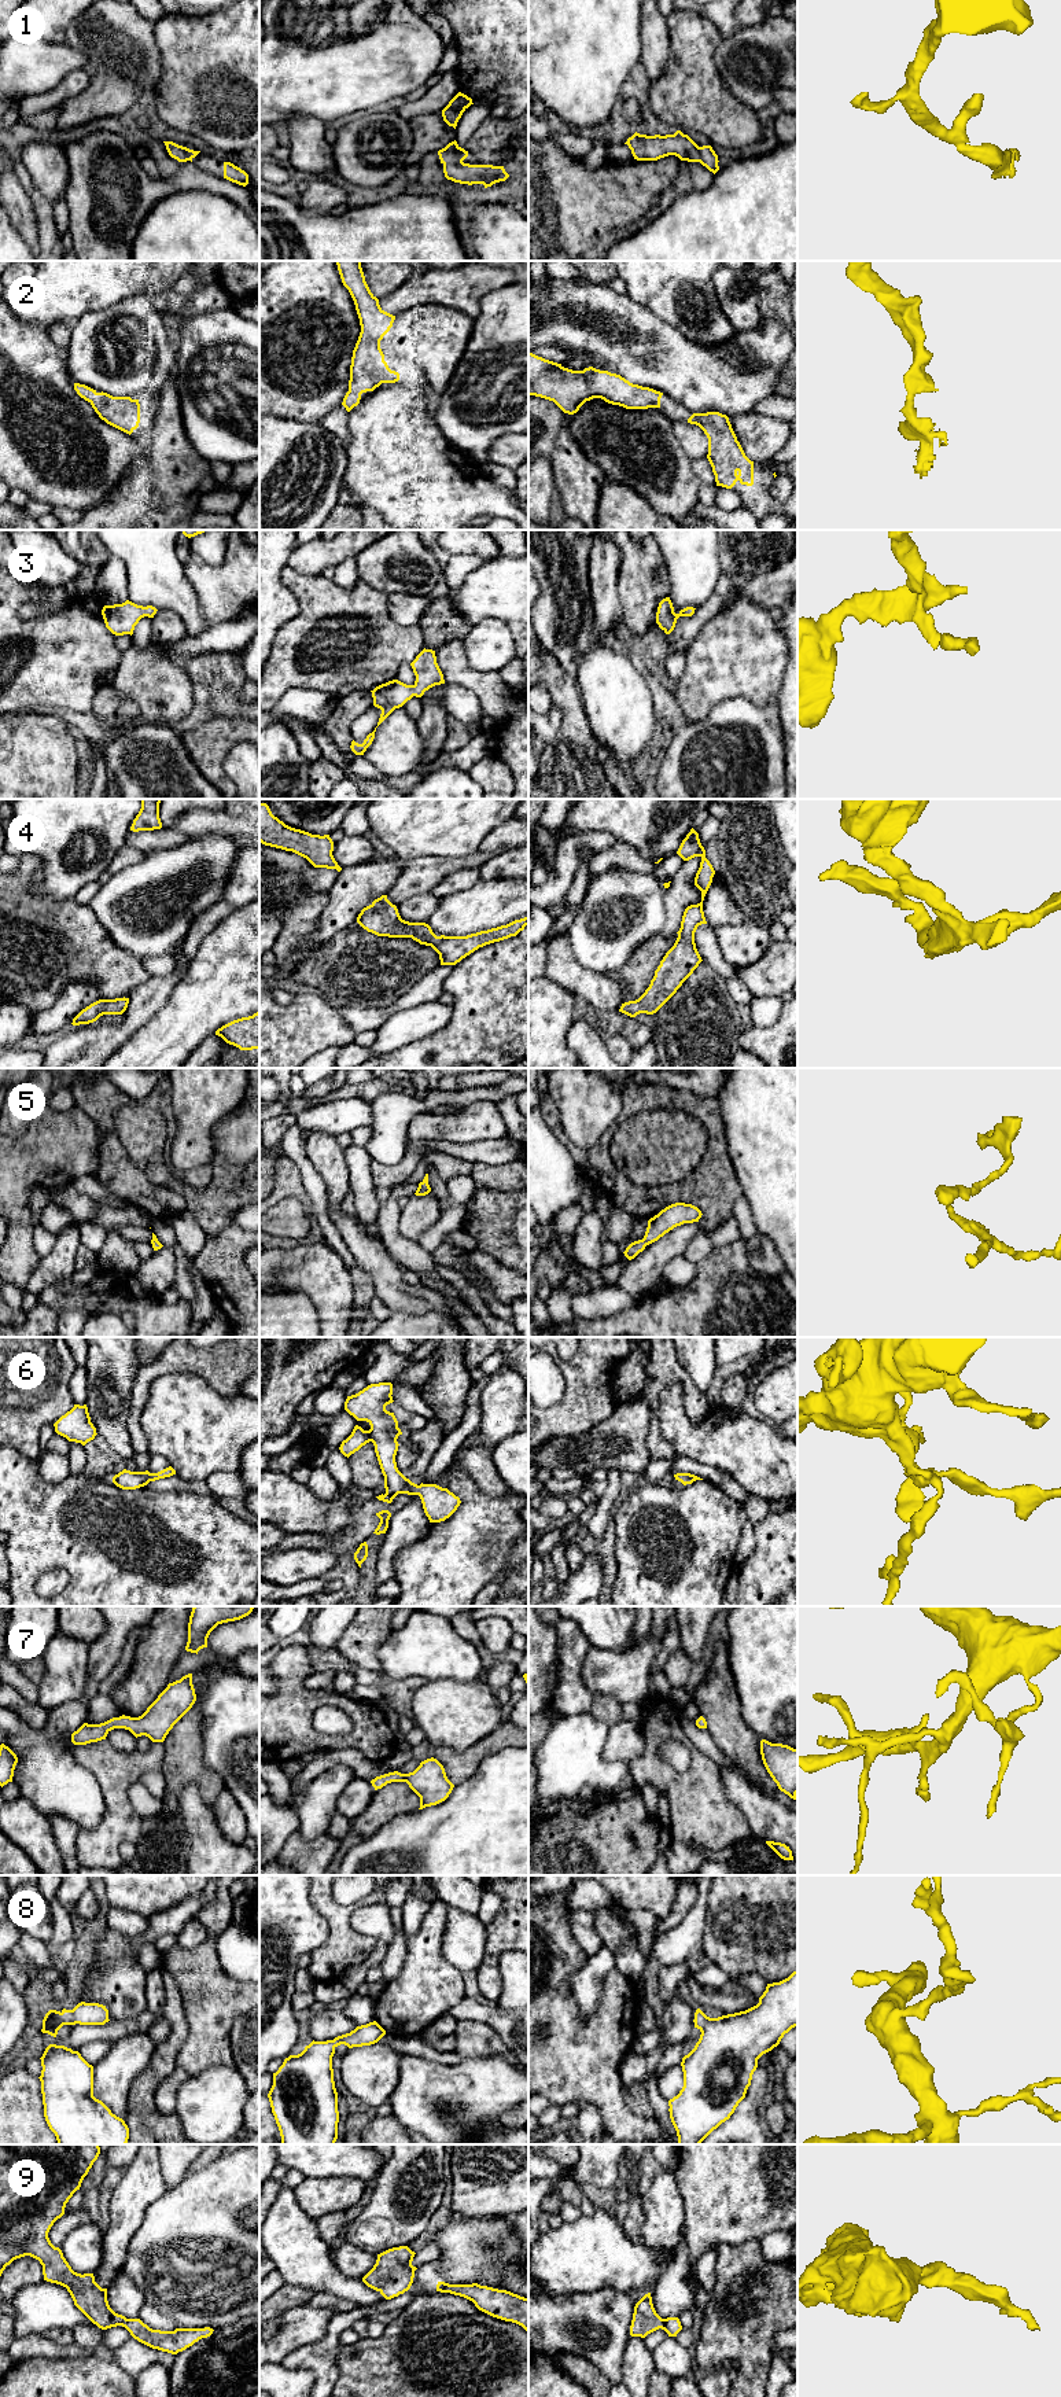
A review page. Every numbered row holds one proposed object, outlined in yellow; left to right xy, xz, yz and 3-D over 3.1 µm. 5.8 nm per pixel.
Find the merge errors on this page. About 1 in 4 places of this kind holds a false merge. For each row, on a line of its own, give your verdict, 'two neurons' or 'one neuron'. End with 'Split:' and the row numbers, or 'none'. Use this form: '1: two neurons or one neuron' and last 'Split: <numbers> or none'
1: one neuron
2: one neuron
3: one neuron
4: one neuron
5: one neuron
6: one neuron
7: one neuron
8: one neuron
9: one neuron
Split: none

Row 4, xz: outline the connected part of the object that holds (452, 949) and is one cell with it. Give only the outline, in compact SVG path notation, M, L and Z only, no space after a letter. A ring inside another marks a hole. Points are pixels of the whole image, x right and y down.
M382 895L361 910L357 923L377 936L412 938L420 945L431 946L439 954L441 965L456 965L479 947L516 936L528 925L528 916L467 936L436 936L425 923L402 920L397 906L387 899L387 895Z

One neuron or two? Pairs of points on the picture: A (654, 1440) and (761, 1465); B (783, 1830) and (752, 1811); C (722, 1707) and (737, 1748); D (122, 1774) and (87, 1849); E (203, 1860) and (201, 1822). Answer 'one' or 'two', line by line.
A: two
B: one
C: one
D: one
E: one

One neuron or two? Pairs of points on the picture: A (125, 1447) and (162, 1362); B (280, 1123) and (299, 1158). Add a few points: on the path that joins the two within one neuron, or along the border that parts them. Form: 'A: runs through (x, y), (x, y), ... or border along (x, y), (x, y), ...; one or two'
A: border along (129, 1403), (128, 1436), (135, 1451); two
B: border along (295, 1125), (287, 1130), (279, 1145); two

